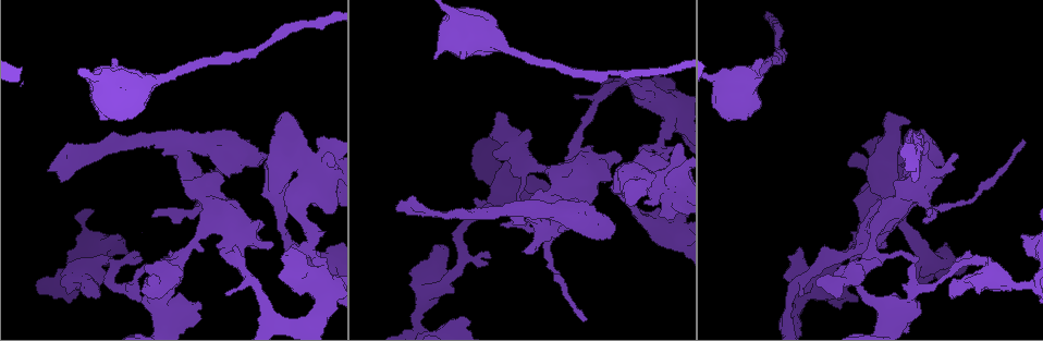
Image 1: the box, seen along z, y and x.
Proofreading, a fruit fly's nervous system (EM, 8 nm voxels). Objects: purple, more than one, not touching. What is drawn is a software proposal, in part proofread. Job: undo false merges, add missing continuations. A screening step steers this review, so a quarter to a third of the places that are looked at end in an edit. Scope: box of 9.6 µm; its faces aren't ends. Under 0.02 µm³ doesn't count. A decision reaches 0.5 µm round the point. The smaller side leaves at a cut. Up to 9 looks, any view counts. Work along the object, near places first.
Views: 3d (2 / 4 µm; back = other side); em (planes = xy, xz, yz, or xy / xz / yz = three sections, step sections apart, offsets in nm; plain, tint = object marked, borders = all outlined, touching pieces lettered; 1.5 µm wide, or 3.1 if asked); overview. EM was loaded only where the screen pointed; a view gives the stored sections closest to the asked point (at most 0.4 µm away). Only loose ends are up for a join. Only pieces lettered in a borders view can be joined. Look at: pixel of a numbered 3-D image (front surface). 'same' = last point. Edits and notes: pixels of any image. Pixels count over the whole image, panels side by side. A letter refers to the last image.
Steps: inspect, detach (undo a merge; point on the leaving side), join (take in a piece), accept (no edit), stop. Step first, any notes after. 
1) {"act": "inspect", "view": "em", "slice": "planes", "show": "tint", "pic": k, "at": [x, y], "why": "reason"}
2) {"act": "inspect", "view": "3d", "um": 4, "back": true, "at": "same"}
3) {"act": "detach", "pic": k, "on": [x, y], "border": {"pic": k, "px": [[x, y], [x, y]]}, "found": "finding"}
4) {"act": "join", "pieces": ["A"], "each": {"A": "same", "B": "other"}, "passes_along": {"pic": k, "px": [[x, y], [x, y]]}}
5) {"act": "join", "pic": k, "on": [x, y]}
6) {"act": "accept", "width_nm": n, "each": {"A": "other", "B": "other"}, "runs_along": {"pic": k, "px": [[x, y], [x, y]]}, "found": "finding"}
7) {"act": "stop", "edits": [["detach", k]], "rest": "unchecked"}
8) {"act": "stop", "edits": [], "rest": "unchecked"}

{"act": "inspect", "view": "em", "slice": "planes", "show": "borders", "pic": 1, "at": [645, 200], "why": "an open end"}

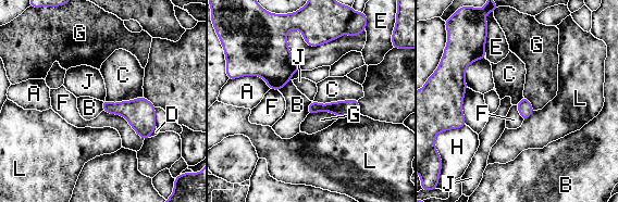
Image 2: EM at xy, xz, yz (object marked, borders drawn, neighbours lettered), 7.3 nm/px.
{"act": "accept", "each": {"A": "other", "B": "other", "C": "other", "D": "other", "E": "other", "F": "other", "G": "other", "H": "other", "J": "other", "L": "other"}, "runs_along": {"pic": 2, "px": [[356, 110], [313, 108], [310, 111]]}, "found": "none of them fits"}

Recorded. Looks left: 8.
{"act": "inspect", "view": "em", "slice": "yz", "step": 4, "show": "borders", "pic": 1, "at": [180, 153], "why": "sharp bend"}

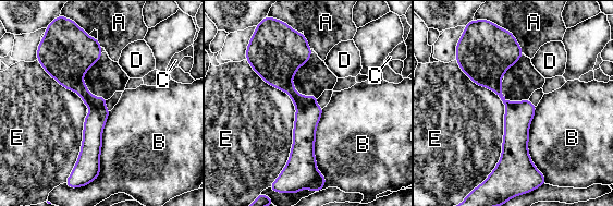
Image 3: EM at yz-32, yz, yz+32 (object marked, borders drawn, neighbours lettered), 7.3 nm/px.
{"act": "detach", "pic": 3, "on": [283, 82], "width_nm": 160, "each": {"A": "other", "B": "other", "C": "other", "D": "other", "E": "other"}, "border": {"pic": 3, "px": [[315, 102], [297, 108]]}, "found": "a second neuron is stuck on"}

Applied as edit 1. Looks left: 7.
{"act": "inspect", "view": "em", "slice": "xy", "step": 4, "show": "tint", "pic": 1, "at": [115, 58], "why": "stops while still wide"}

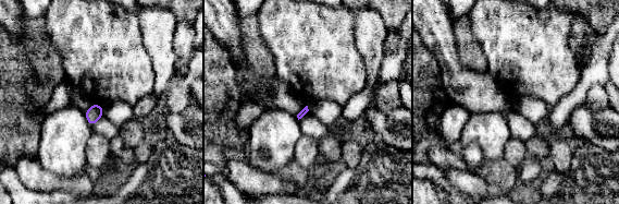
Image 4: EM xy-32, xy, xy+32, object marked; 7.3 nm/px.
{"act": "inspect", "view": "em", "slice": "planes", "show": "borders", "at": "same"}

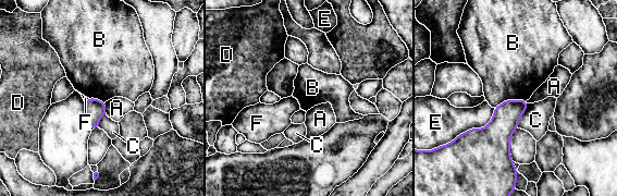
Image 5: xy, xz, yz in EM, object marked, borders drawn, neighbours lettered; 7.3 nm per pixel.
{"act": "accept", "each": {"A": "other", "B": "other", "C": "other", "D": "other", "E": "other", "F": "other"}, "border": {"pic": 5, "px": [[526, 100], [506, 99], [494, 108]]}, "found": "none of them fits"}

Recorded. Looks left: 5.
{"act": "inspect", "view": "em", "slice": "yz", "step": 4, "show": "tint", "pic": 1, "at": [919, 271], "why": "branch stops here"}

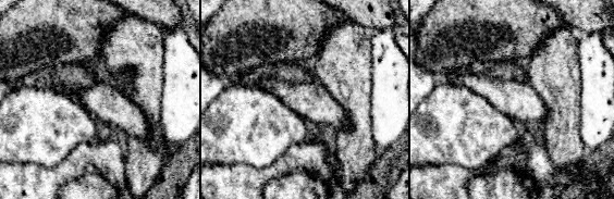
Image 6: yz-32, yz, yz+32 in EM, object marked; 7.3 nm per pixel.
{"act": "inspect", "view": "em", "slice": "planes", "show": "borders", "at": "same"}

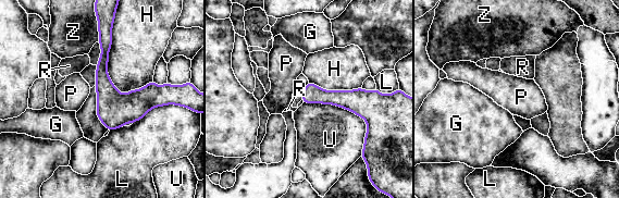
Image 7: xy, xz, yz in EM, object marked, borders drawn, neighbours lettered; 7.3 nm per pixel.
{"act": "accept", "each": {"G": "other", "H": "other", "L": "other", "P": "other", "R": "other", "U": "other", "Z": "other"}, "border": {"pic": 7, "px": [[304, 101], [361, 116], [363, 147]]}, "found": "none of them fits"}

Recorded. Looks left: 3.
{"act": "stop", "edits": [["detach", 3]], "rest": "unchecked"}

